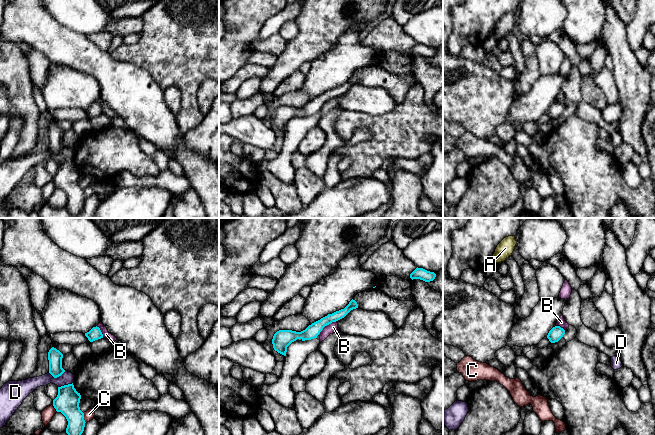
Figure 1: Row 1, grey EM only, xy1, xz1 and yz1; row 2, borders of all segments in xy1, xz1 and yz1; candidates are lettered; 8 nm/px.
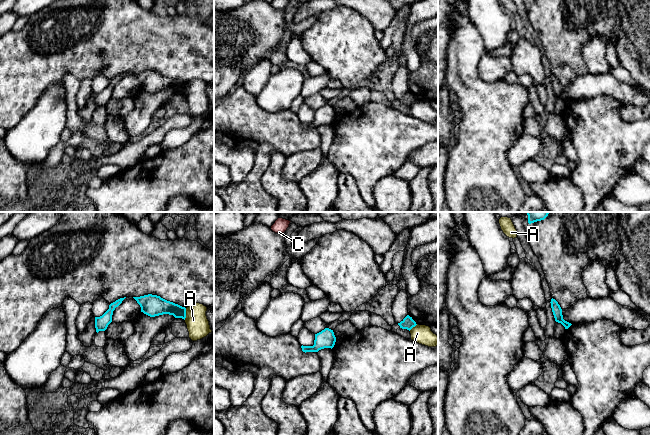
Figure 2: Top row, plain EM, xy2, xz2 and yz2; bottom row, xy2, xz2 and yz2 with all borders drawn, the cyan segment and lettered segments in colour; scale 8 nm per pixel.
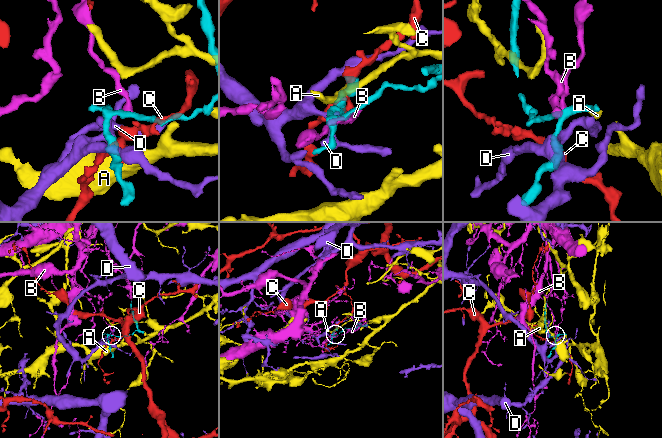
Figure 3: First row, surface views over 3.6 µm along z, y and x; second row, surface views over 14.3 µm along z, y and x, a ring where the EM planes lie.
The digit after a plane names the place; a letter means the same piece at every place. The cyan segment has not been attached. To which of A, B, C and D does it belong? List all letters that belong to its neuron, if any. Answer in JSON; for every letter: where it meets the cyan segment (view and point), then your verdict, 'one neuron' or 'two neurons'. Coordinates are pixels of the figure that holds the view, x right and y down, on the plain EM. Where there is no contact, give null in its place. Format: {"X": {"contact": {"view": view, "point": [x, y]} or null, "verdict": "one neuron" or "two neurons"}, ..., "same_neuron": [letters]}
{"A": {"contact": {"view": "xy2", "point": [185, 90]}, "verdict": "two neurons"}, "B": {"contact": {"view": "xz1", "point": [326, 101]}, "verdict": "one neuron"}, "C": {"contact": {"view": "xy1", "point": [83, 194]}, "verdict": "two neurons"}, "D": {"contact": {"view": "xy1", "point": [57, 152]}, "verdict": "two neurons"}, "same_neuron": ["B"]}

